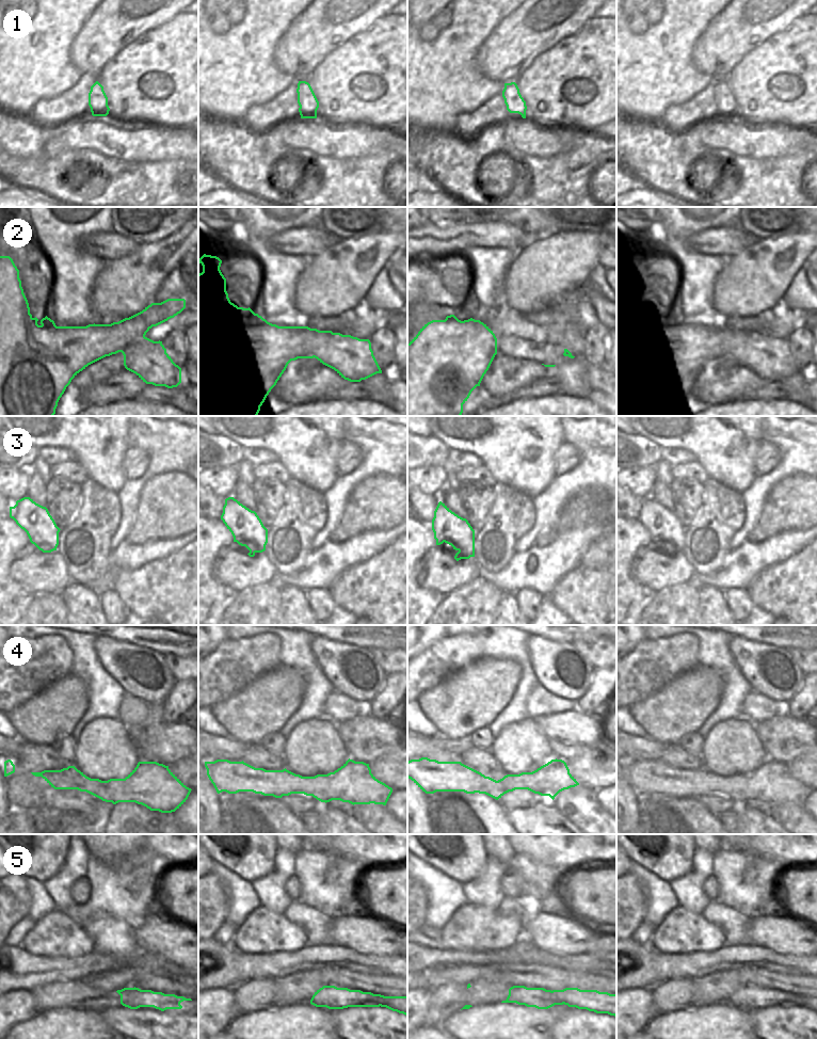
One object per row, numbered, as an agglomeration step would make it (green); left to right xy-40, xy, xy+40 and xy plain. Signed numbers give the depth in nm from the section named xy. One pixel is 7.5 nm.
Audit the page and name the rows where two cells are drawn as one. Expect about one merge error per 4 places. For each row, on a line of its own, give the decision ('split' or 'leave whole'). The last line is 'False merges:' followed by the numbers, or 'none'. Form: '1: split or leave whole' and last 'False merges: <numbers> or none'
1: split
2: split
3: leave whole
4: leave whole
5: split
False merges: 1, 2, 5

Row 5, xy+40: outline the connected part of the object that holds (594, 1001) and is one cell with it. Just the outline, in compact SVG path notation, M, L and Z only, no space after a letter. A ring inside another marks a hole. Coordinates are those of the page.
M565 988L552 991L556 993L558 1000L568 1007L616 1017L616 994L599 992L597 990L580 990L578 988Z

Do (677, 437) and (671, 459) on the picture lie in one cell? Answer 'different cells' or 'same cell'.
different cells

